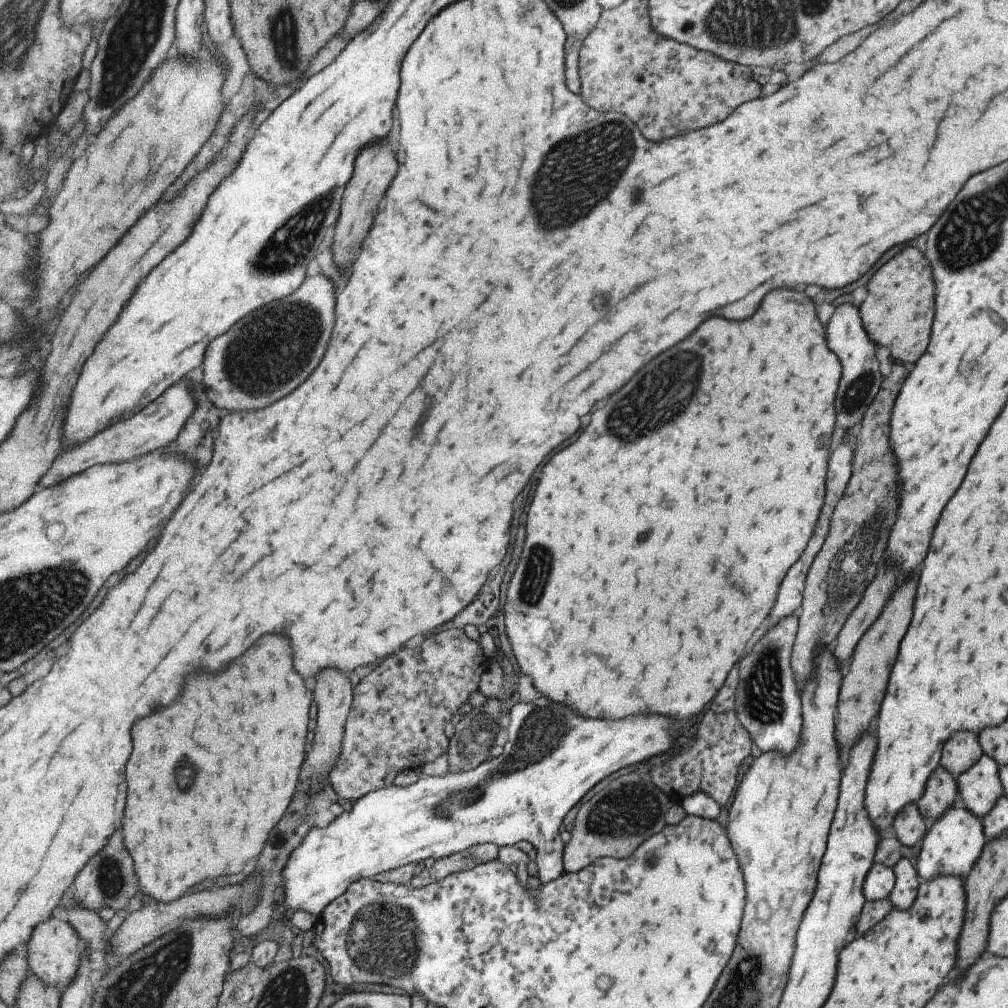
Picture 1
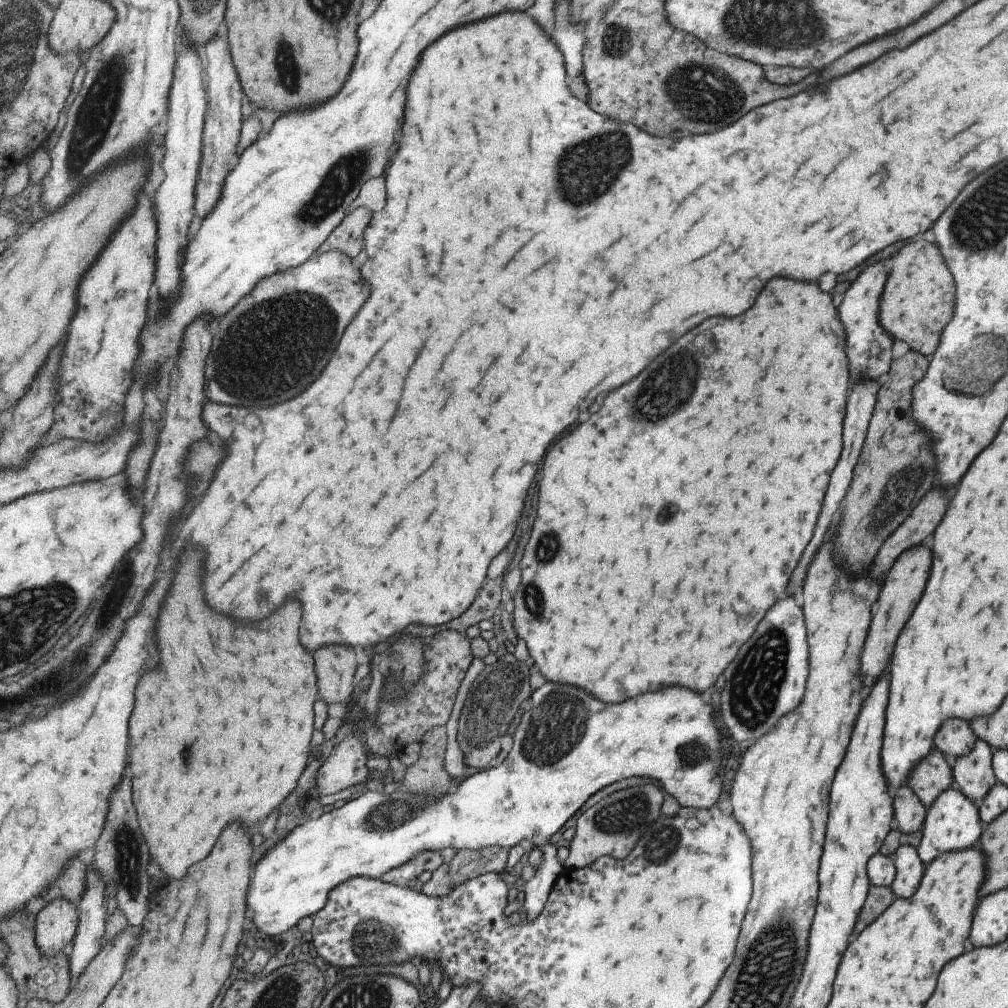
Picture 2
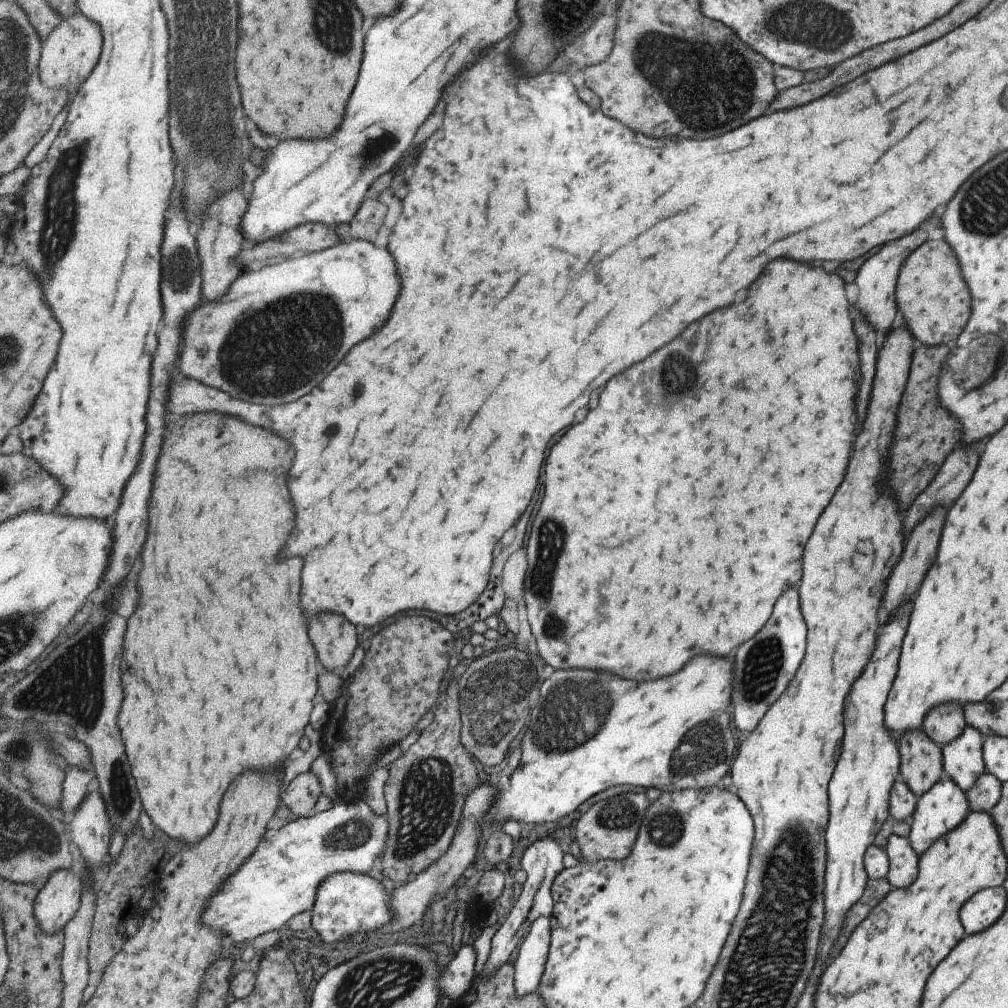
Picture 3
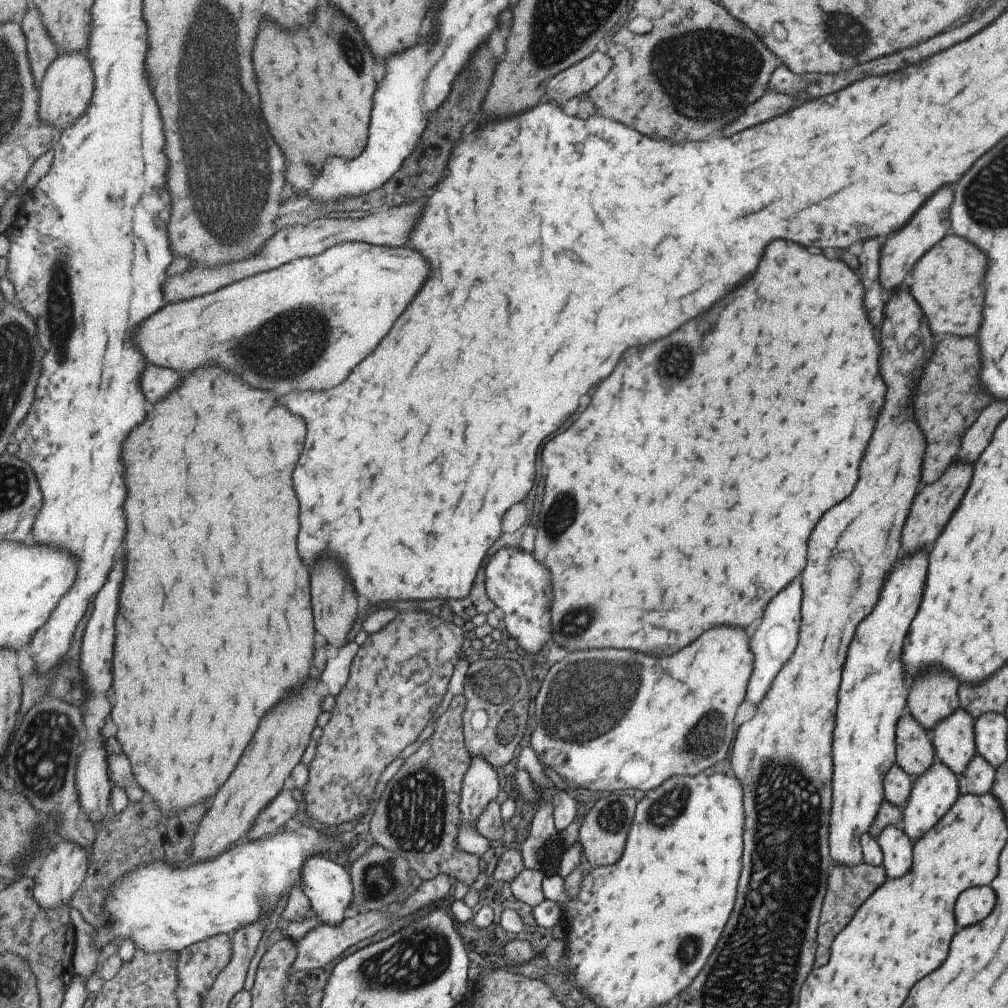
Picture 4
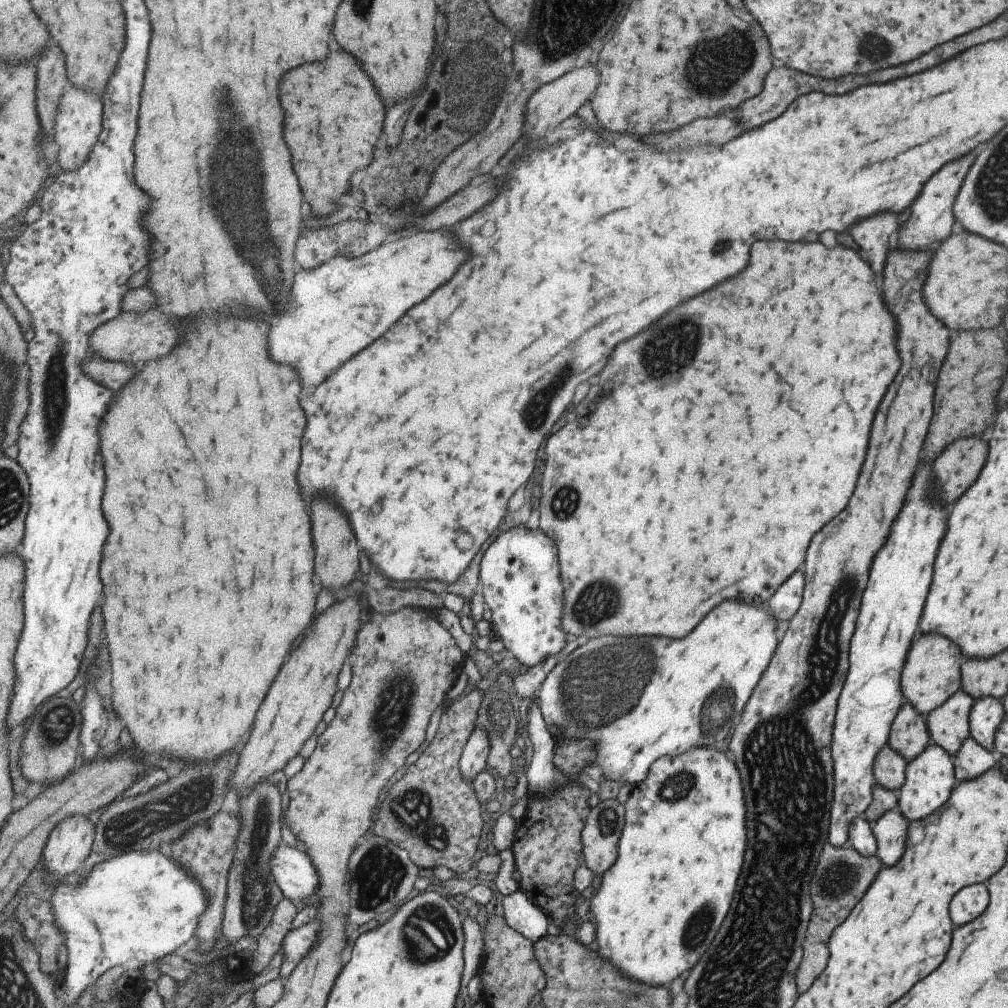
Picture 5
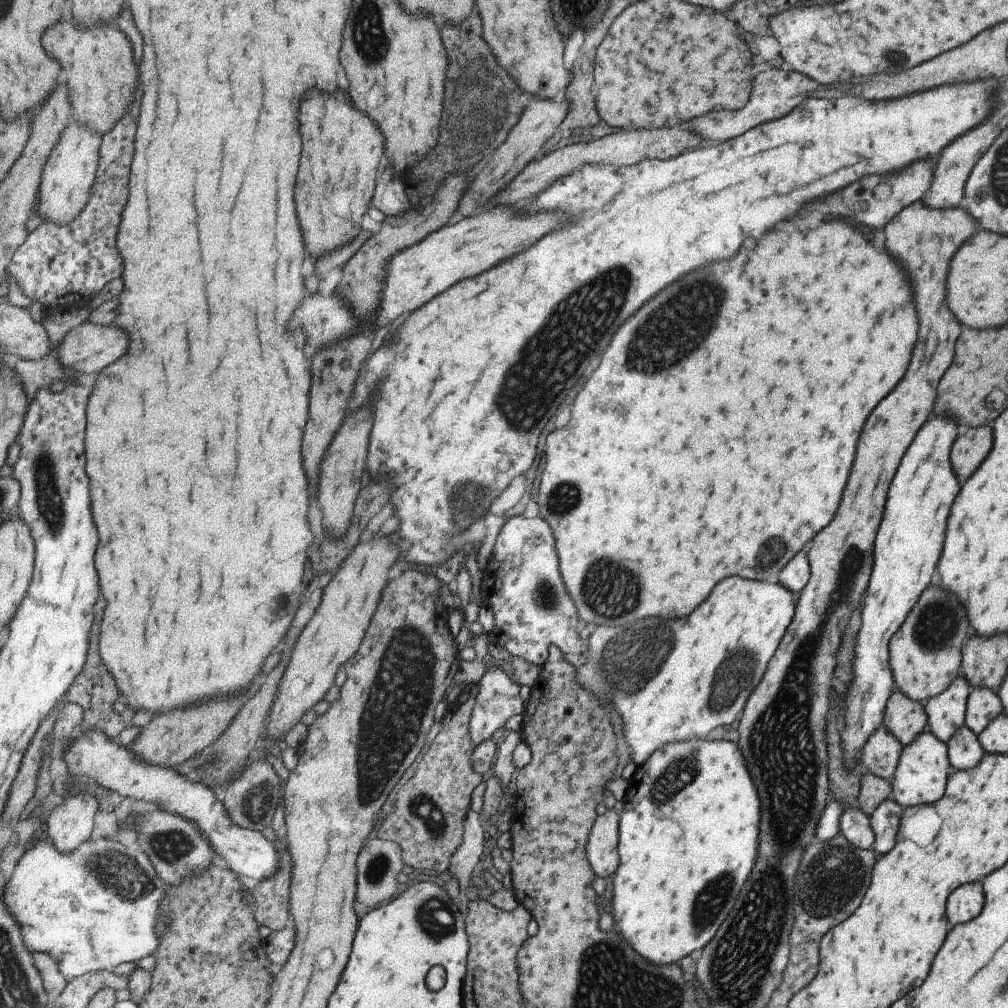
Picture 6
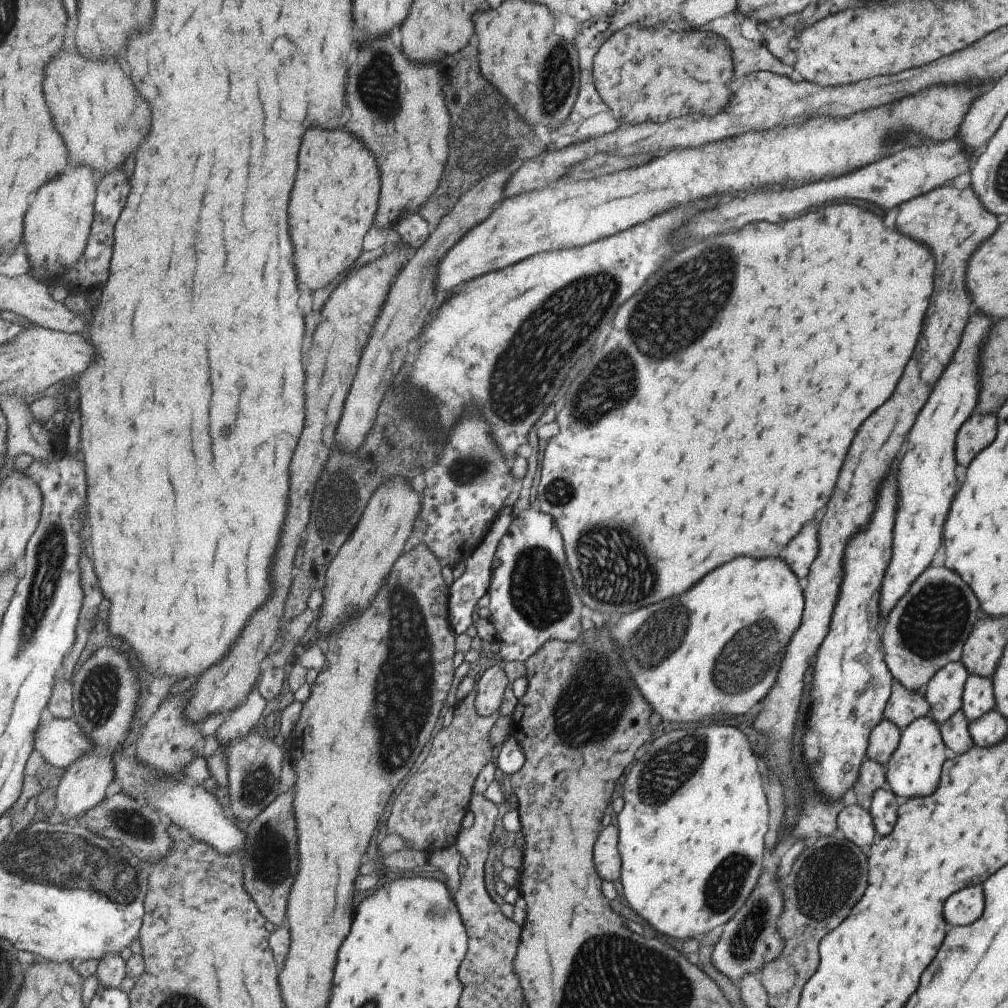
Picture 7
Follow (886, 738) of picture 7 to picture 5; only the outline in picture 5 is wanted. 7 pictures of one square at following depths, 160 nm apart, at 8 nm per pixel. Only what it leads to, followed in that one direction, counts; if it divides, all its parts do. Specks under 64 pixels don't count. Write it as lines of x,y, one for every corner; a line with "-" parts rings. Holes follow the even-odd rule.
887,743
874,755
871,772
875,784
897,792
904,779
906,760

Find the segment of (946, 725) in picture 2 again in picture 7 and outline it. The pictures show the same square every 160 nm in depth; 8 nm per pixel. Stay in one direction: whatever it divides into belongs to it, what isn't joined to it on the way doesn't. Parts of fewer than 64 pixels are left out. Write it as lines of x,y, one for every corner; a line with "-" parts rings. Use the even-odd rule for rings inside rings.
925,568
882,623
881,650
893,681
912,691
923,691
933,673
947,663
960,660
962,644
979,616
979,604
963,580
947,568

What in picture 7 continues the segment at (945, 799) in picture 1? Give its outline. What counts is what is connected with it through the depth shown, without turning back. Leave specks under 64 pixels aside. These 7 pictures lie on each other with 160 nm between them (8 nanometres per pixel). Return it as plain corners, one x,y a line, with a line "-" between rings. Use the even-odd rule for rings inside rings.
892,682
890,695
882,712
883,719
890,720
899,730
902,730
912,720
928,714
928,704
922,691
912,691
900,682

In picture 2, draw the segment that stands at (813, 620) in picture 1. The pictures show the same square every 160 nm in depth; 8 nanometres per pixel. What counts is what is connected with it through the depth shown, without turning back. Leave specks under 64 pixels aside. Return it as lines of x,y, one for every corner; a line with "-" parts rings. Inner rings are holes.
909,350
900,358
892,360
888,372
881,381
880,389
876,392
875,406
868,424
865,444
862,444
861,456
853,470
853,480
851,480
849,492
841,500
843,508
841,508
839,532
837,532
837,540
835,540
835,552
839,558
837,562
849,564
849,568
853,568
853,572
861,572
863,568
867,568
867,564
871,564
871,560
875,558
883,540
897,528
897,524
901,524
901,520
905,520
905,516
911,512
911,508
923,496
923,492
931,488
931,482
933,484
939,482
935,478
935,460
933,460
933,450
929,448
931,442
927,442
925,431
919,428
910,411
913,385
921,380
930,358
931,356
925,357

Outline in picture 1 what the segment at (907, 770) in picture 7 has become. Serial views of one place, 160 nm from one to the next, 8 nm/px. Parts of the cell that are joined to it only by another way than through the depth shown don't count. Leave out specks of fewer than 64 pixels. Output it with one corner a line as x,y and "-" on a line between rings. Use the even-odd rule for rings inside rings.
951,805
935,820
928,822
919,843
919,852
913,865
920,880
931,880
937,875
959,875
965,878
985,844
985,836
979,818
965,807
955,808

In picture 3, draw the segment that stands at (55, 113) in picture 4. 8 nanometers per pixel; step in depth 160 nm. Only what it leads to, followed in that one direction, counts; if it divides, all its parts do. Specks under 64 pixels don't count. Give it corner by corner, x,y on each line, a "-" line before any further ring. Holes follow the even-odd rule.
79,8
72,17
63,18
62,23
50,34
42,46
41,78
50,89
75,90
82,87
96,70
103,48
100,24
89,20

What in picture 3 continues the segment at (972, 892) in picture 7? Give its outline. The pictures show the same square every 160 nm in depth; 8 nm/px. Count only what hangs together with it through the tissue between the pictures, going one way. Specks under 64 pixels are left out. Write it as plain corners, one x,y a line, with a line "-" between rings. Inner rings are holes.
983,888
975,892
959,910
959,922
965,930
965,934
977,934
997,916
1001,916
1005,908
1005,892
1003,888

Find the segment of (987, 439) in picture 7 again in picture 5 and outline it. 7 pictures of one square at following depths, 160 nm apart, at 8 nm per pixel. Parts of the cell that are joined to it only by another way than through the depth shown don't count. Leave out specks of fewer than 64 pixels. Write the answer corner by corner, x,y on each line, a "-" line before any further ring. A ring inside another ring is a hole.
963,437
947,445
933,460
933,474
939,496
945,502
955,502
969,484
977,478
981,464
987,458
987,442
977,437

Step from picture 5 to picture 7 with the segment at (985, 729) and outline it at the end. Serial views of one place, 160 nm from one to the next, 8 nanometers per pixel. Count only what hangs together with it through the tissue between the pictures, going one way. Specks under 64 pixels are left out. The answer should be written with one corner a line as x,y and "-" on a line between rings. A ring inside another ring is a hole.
968,673
963,683
960,706
968,722
974,721
990,710
994,710
994,706
990,679

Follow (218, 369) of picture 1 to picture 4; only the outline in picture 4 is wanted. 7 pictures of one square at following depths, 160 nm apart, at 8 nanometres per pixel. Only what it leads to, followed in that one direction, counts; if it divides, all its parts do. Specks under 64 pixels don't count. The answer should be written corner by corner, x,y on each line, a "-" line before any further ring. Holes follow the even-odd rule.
347,241
319,256
292,260
278,269
245,278
213,294
167,304
163,312
141,322
135,332
135,346
141,348
145,358
149,352
151,364
179,372
191,372
191,368
203,366
213,352
215,362
241,374
255,388
277,394
293,390
329,390
347,380
355,366
393,330
395,322
421,292
431,270
431,262
417,250

